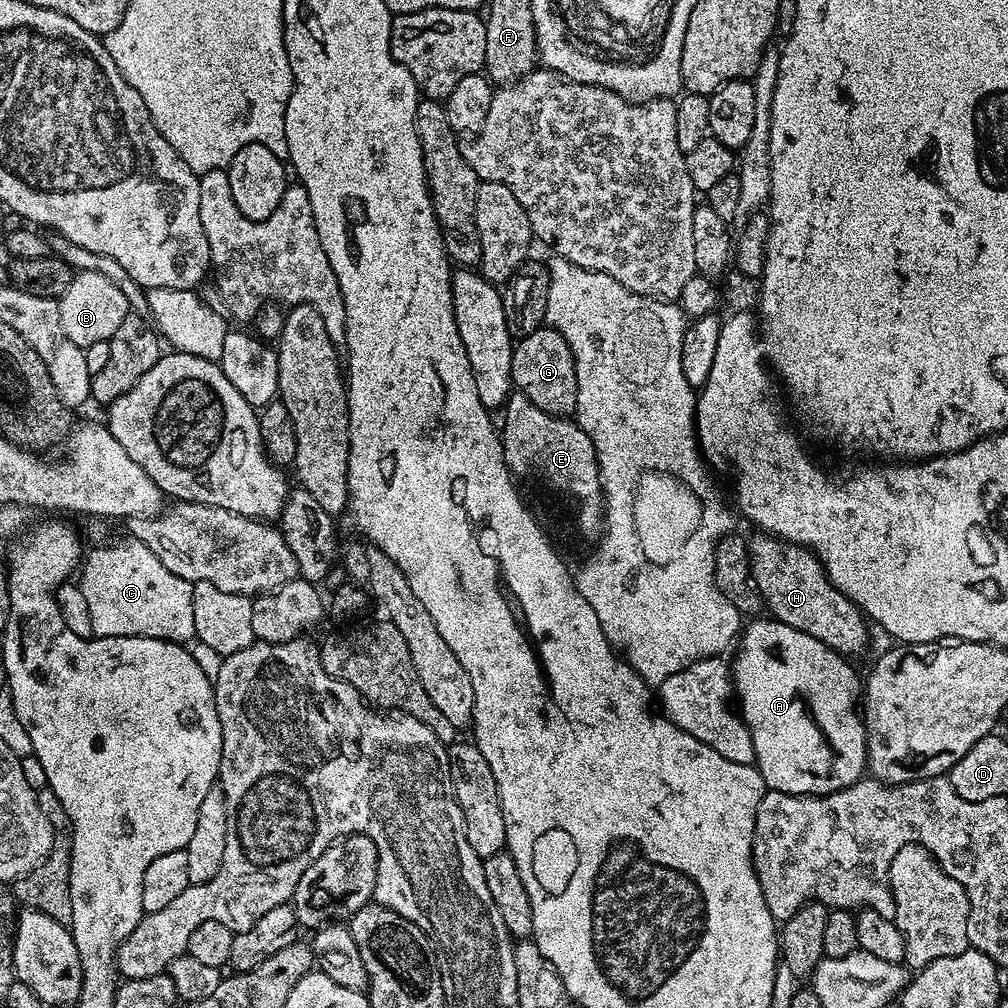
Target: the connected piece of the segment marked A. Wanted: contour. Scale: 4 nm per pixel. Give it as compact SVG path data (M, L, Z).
M767 618L768 620L756 620L752 625L745 627L741 631L738 637L738 648L740 644L740 653L736 657L731 657L730 667L732 670L732 687L734 689L735 699L738 701L738 711L743 716L746 726L750 730L750 738L754 738L754 754L756 755L756 762L754 767L760 771L762 778L764 779L765 789L774 792L785 792L791 796L829 796L831 792L840 792L844 788L850 787L851 784L857 784L858 781L865 775L866 765L868 763L868 733L864 731L864 722L861 713L858 711L858 697L862 692L862 680L861 677L856 677L856 672L851 668L849 661L845 657L841 656L839 652L836 652L830 646L826 646L818 638L810 638L810 634L802 634L802 630L794 630L794 626L786 626L786 622L775 618Z

